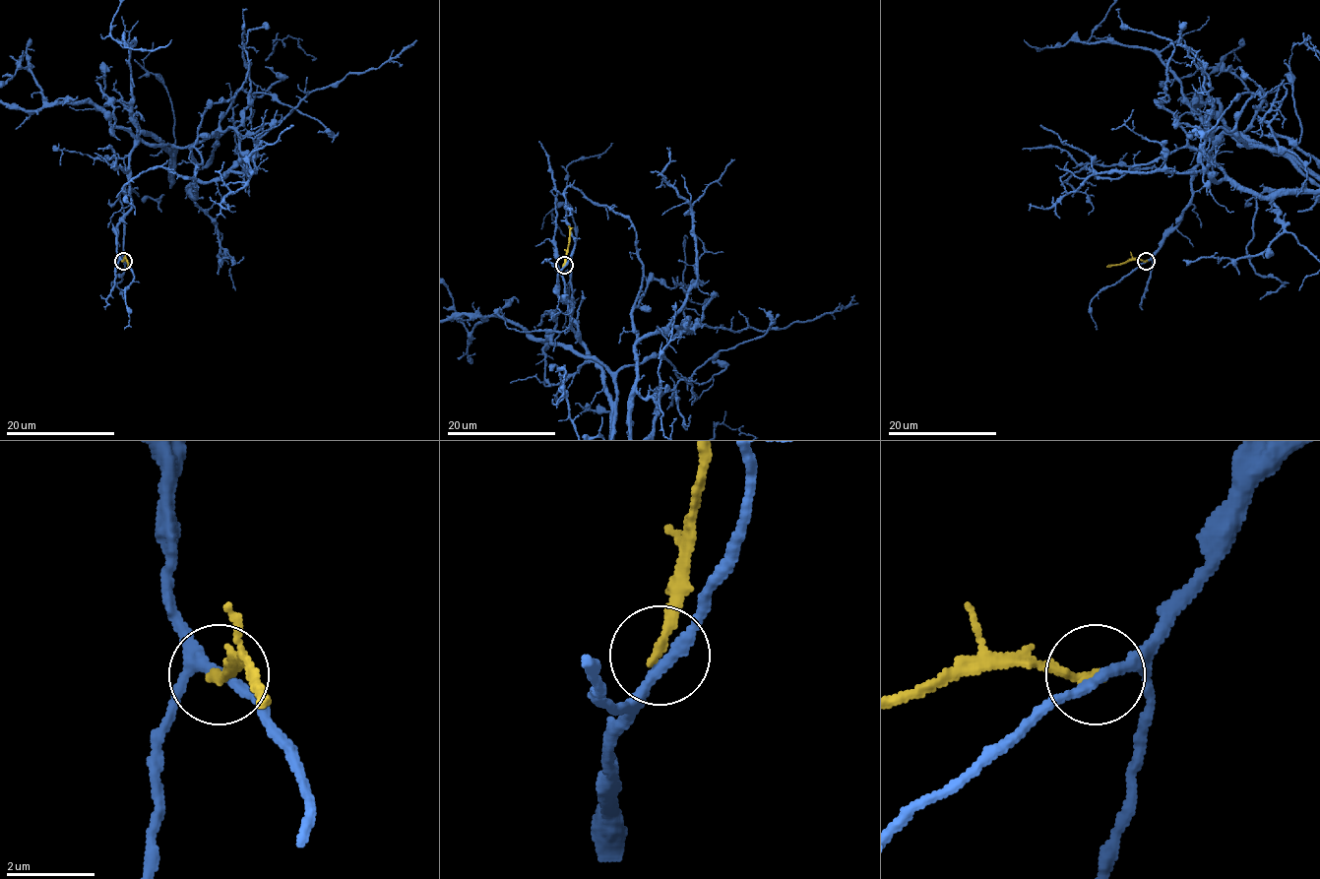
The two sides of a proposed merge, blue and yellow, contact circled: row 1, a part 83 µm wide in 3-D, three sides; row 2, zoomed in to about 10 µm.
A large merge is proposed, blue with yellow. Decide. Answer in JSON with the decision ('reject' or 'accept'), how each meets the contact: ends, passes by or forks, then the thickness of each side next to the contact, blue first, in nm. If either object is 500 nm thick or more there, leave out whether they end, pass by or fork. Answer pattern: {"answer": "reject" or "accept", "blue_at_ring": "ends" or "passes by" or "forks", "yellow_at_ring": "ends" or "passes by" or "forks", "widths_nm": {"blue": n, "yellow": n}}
{"answer": "reject", "blue_at_ring": "passes by", "yellow_at_ring": "ends", "widths_nm": {"blue": 240, "yellow": 240}}

